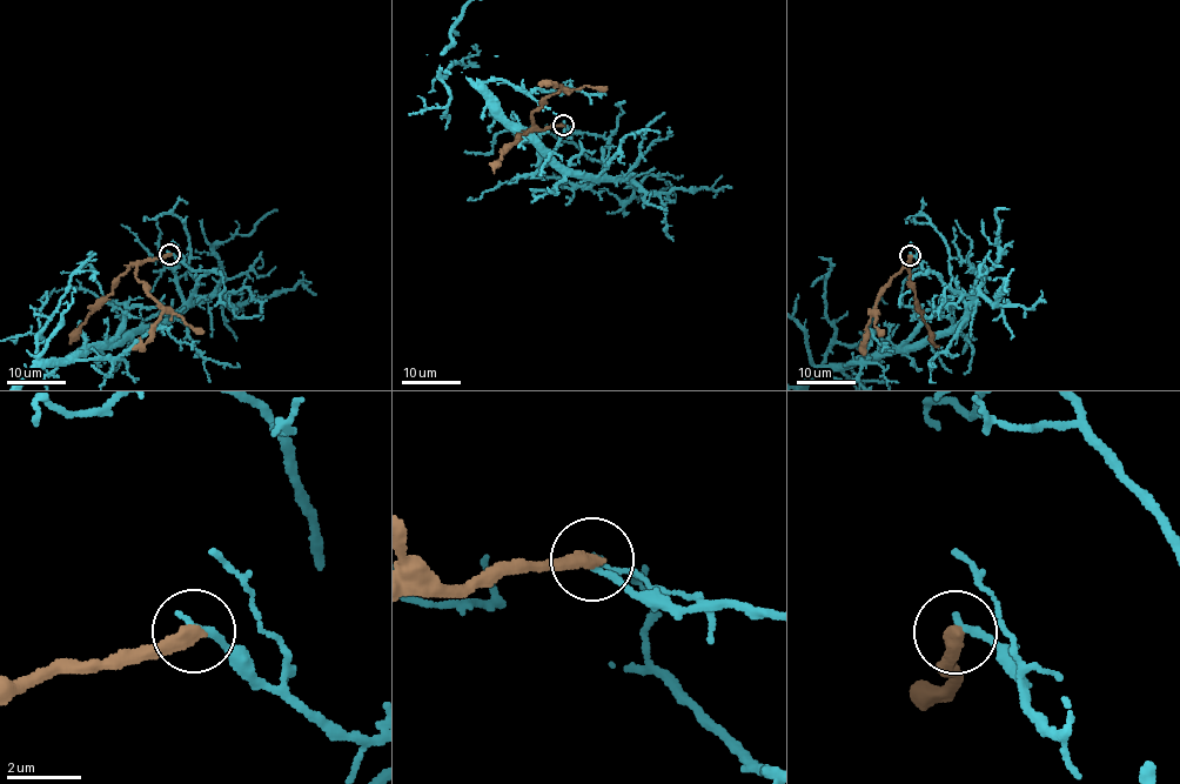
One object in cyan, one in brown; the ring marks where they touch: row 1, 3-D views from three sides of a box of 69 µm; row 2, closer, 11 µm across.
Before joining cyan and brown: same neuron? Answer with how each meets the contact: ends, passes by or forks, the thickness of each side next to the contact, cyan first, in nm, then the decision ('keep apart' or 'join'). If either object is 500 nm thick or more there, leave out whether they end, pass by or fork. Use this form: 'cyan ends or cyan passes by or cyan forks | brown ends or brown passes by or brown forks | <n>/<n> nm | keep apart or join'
cyan ends | brown ends | 190/400 nm | keep apart

